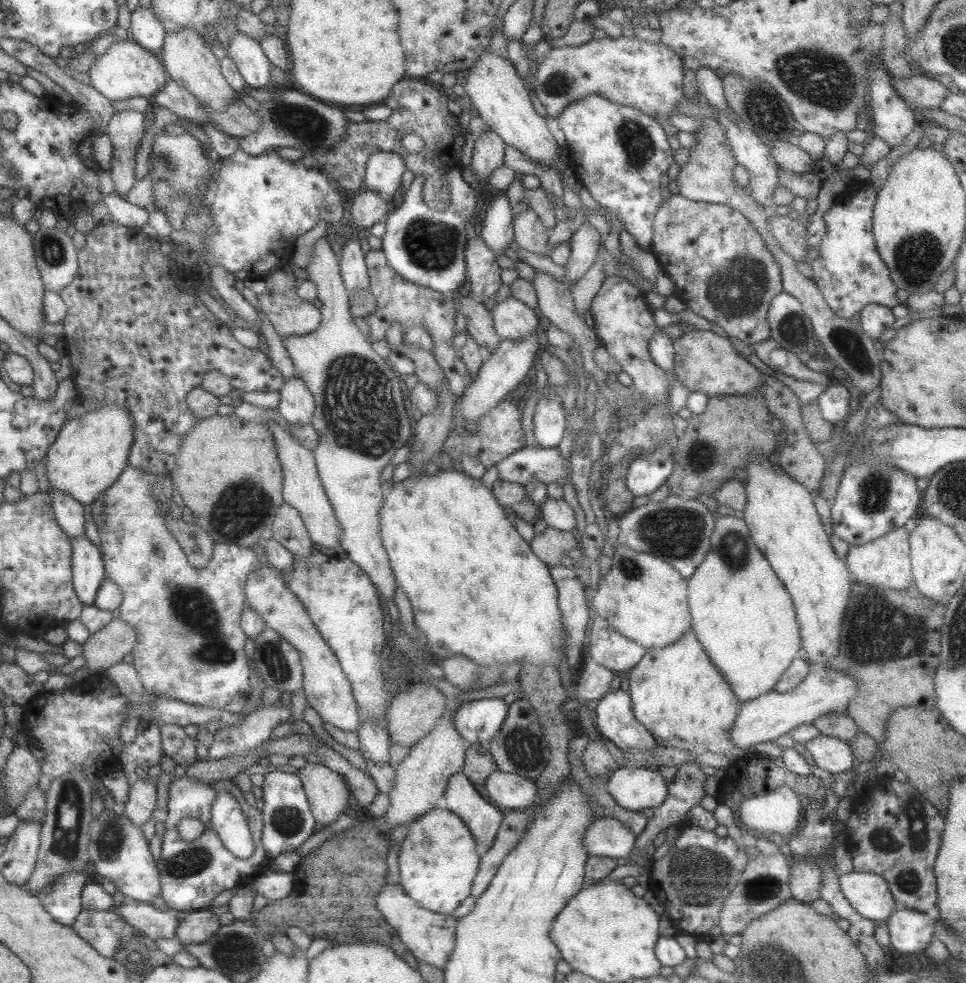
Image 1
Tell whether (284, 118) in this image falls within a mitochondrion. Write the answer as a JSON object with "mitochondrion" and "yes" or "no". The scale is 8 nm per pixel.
{"mitochondrion":"yes"}

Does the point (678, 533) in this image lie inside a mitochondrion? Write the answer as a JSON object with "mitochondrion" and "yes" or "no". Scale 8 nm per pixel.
{"mitochondrion":"yes"}

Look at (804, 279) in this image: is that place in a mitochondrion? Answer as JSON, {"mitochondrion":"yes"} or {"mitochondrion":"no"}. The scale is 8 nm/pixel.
{"mitochondrion":"no"}

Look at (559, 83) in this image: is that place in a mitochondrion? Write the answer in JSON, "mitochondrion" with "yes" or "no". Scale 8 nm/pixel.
{"mitochondrion":"yes"}

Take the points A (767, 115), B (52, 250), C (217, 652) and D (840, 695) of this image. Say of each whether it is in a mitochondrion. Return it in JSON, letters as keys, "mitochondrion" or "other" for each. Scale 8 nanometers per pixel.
{"A":"mitochondrion","B":"mitochondrion","C":"mitochondrion","D":"other"}

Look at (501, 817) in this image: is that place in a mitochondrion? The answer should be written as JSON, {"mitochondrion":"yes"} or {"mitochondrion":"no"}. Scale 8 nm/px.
{"mitochondrion":"no"}

